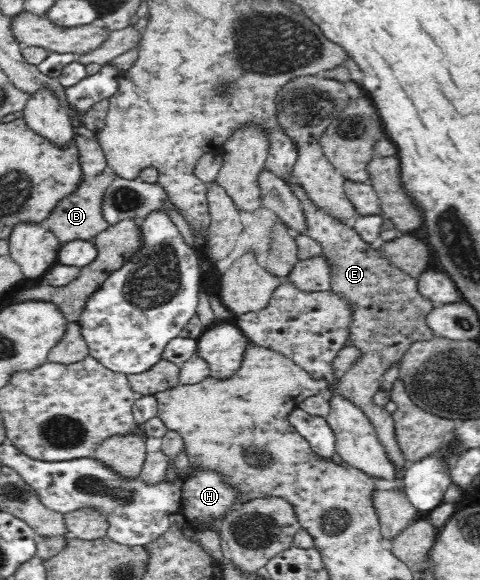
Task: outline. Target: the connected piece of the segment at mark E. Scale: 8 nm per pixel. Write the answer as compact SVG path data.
M293 177L284 181L300 201L300 208L306 220L305 233L319 242L323 254L332 265L331 290L344 298L348 297L353 306L349 338L363 355L352 369L341 374L337 392L344 398L349 398L365 412L373 424L378 441L385 449L387 459L396 467L396 479L402 480L406 459L396 439L394 416L384 405L374 402L374 395L381 389L385 371L394 365L394 362L399 362L414 342L427 341L436 336L426 322L426 314L436 304L420 294L416 277L411 277L396 267L381 249L374 249L351 225L334 219L316 206L302 185L295 182Z

